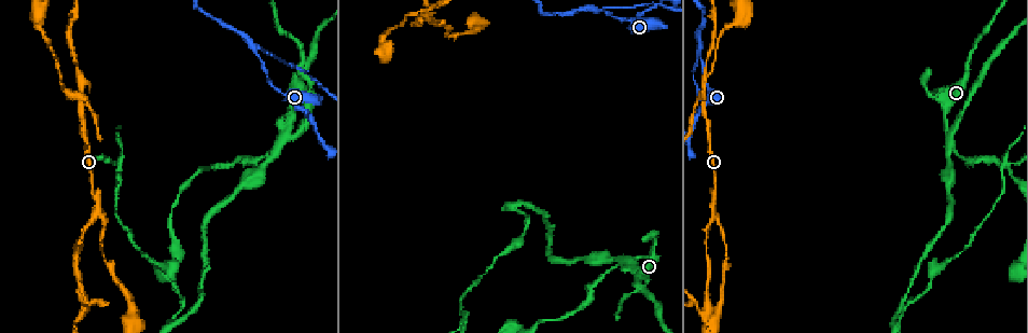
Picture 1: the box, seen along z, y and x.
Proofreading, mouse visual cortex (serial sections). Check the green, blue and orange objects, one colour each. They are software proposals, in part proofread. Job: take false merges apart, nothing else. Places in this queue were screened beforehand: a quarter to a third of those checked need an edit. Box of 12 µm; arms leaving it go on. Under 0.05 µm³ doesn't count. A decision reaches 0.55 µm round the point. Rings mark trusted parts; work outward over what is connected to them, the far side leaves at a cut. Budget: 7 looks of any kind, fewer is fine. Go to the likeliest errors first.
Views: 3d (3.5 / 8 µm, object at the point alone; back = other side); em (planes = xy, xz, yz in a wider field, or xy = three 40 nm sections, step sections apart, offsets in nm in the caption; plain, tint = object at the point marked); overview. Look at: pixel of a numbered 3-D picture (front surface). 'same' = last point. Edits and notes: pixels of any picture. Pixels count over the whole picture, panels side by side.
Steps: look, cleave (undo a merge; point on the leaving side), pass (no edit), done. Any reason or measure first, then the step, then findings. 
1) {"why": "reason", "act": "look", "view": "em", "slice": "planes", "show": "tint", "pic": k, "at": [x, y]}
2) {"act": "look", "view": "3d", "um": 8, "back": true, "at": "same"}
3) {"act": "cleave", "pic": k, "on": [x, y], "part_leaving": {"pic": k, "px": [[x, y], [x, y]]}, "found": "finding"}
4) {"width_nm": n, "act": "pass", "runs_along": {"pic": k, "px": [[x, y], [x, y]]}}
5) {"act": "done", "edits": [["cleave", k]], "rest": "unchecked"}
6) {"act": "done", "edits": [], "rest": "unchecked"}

{"why": "sharp bend", "act": "look", "view": "3d", "um": 3.5, "back": true, "pic": 1, "at": [294, 135]}

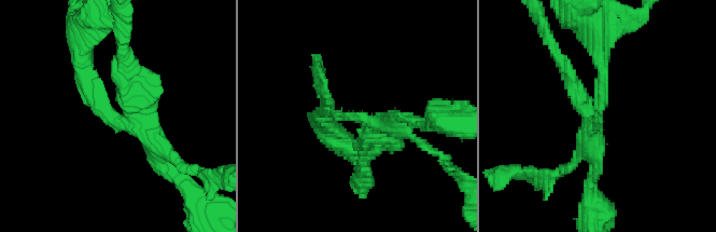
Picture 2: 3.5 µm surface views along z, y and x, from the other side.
{"act": "look", "view": "em", "slice": "xy", "step": 5, "show": "tint", "pic": 2, "at": [363, 119]}

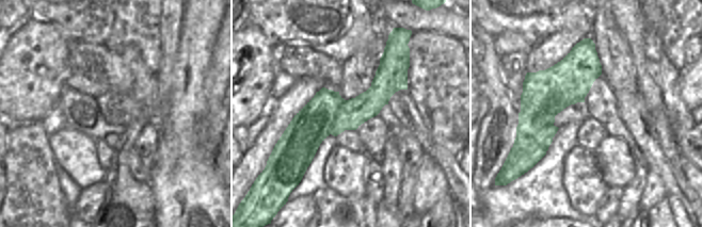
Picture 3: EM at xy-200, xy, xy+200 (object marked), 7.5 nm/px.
{"act": "cleave", "pic": 2, "on": [148, 92], "border": {"pic": 3, "px": [[553, 124], [538, 131], [522, 149]]}, "found": "a second cell is stuck on"}

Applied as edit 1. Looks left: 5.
{"why": "sharp bend", "act": "look", "view": "3d", "um": 8, "pic": 1, "at": [702, 103]}

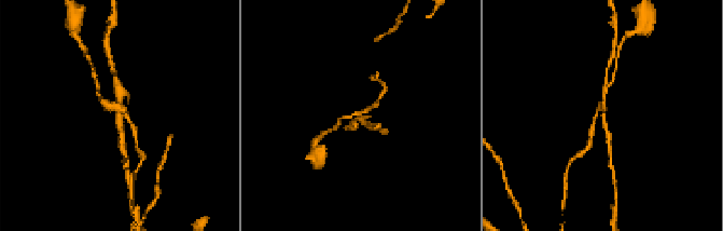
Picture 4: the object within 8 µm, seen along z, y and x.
{"arms": 4, "arm_widths_nm": [150, 150, 150, 200], "act": "look", "view": "em", "slice": "xy", "step": 5, "show": "tint", "pic": 4, "at": [119, 116]}

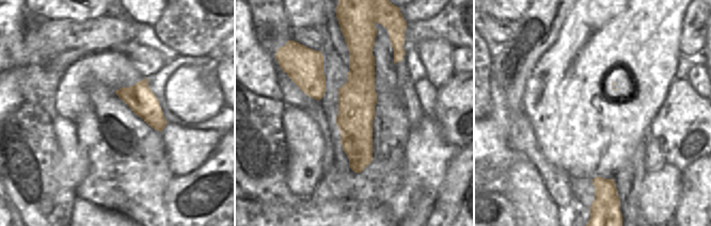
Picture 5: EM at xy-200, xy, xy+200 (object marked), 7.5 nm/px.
{"width_nm": 280, "act": "cleave", "pic": 4, "on": [100, 98], "part_leaving": {"pic": 4, "px": [[114, 110], [102, 102], [94, 75]]}, "found": "a second cell is stuck on"}

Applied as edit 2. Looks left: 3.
{"why": "a fork", "act": "look", "view": "3d", "um": 3.5, "pic": 1, "at": [701, 49]}

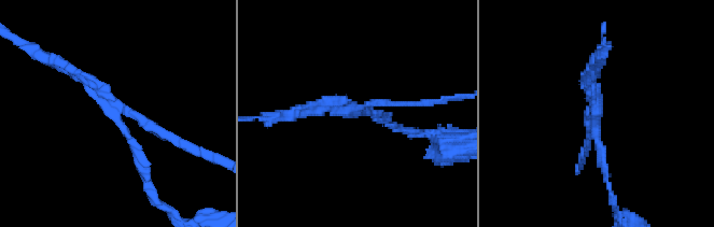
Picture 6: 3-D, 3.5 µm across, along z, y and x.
{"arms": 3, "arm_widths_nm": [100, 150, 150], "act": "look", "view": "em", "slice": "xy", "step": 5, "show": "tint", "pic": 6, "at": [113, 113]}

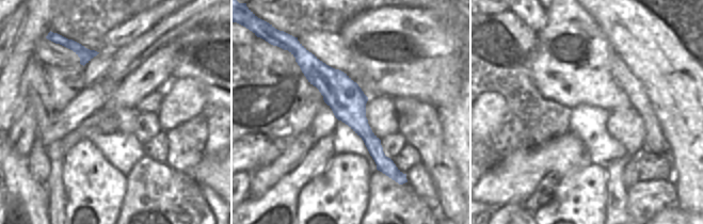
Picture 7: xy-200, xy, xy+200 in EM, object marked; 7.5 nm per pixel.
{"act": "cleave", "pic": 6, "on": [153, 127], "part_leaving": {"pic": 6, "px": [[122, 108], [214, 157]]}, "found": "a second cell is stuck on"}

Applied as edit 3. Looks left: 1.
{"act": "done", "edits": [["cleave", 2], ["cleave", 4], ["cleave", 6]], "rest": "unchecked"}

